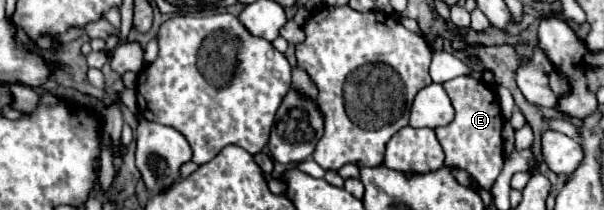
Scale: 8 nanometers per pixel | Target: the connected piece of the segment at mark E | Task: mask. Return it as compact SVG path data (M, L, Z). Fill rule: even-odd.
M461 75L455 79L449 79L443 83L453 109L455 109L455 119L445 125L437 127L437 139L445 151L445 163L447 167L461 167L467 169L475 183L479 187L491 189L493 181L503 169L503 139L501 139L501 125L503 125L503 115L499 107L499 97L497 93L487 87L485 81Z

